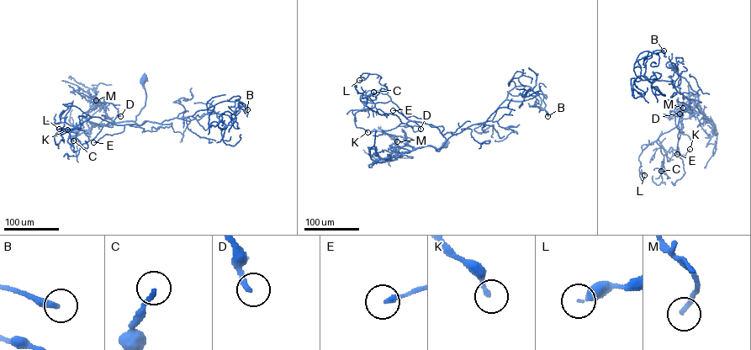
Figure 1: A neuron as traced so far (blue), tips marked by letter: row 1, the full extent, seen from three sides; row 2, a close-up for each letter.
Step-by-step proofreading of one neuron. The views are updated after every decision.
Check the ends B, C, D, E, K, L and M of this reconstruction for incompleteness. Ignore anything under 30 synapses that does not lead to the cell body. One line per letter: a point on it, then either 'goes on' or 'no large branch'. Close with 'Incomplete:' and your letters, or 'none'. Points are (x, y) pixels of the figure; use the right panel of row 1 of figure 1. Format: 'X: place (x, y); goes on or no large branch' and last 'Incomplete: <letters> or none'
B: place (663, 50); goes on
C: place (661, 171); no large branch
D: place (679, 114); goes on
E: place (677, 154); no large branch
K: place (690, 149); goes on
L: place (644, 175); no large branch
M: place (683, 108); no large branch
Incomplete: B, D, K

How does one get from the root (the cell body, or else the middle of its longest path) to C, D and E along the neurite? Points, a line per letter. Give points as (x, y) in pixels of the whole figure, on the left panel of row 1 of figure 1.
C: (144, 79), (145, 101), (135, 122), (145, 121), (118, 125), (90, 117), (69, 133), (73, 140)
D: (144, 79), (145, 101), (135, 122), (140, 124), (145, 121), (139, 125), (114, 124), (117, 114), (120, 116)
E: (144, 79), (145, 101), (135, 122), (145, 121), (125, 124), (122, 132), (93, 142)

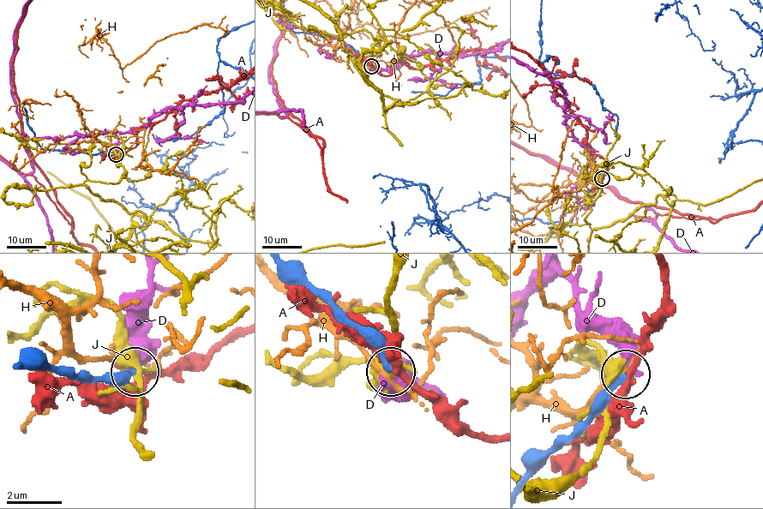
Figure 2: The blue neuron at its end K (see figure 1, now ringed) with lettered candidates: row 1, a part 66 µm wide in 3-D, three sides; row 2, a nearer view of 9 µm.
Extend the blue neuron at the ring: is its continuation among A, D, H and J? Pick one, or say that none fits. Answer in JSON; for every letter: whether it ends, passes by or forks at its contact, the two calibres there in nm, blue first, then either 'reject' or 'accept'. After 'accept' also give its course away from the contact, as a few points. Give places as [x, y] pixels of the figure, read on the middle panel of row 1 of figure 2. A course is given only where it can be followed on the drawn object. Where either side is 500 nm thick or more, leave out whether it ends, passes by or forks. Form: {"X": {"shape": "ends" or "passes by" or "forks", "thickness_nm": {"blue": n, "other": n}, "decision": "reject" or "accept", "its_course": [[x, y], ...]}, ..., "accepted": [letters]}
{"A": {"shape": "passes by", "thickness_nm": {"blue": 280, "other": 400}, "decision": "reject"}, "D": {"shape": "ends", "thickness_nm": {"blue": 240, "other": 320}, "decision": "reject"}, "H": {"shape": "forks", "thickness_nm": {"blue": 220, "other": 120}, "decision": "reject"}, "J": {"shape": "forks", "thickness_nm": {"blue": 300, "other": 400}, "decision": "reject"}, "accepted": []}

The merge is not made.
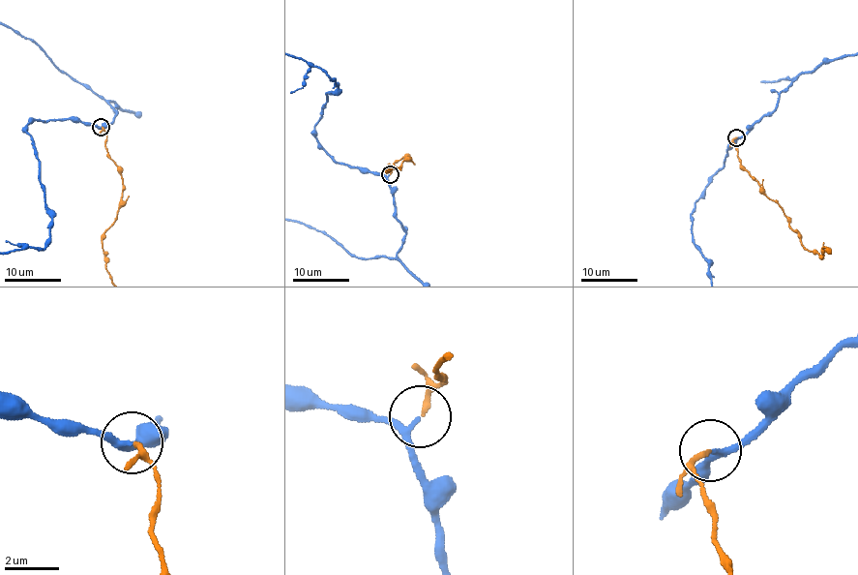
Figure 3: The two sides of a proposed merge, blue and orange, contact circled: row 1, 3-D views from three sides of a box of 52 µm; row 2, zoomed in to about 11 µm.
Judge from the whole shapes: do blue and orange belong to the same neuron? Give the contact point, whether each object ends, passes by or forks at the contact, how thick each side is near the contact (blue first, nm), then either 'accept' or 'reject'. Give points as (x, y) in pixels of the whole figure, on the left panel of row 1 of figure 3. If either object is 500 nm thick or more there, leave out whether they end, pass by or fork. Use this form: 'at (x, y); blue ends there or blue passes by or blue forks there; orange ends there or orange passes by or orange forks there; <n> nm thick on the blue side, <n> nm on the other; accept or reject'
at (101, 127); blue passes by; orange ends there; 170 nm thick on the blue side, 170 nm on the other; accept

